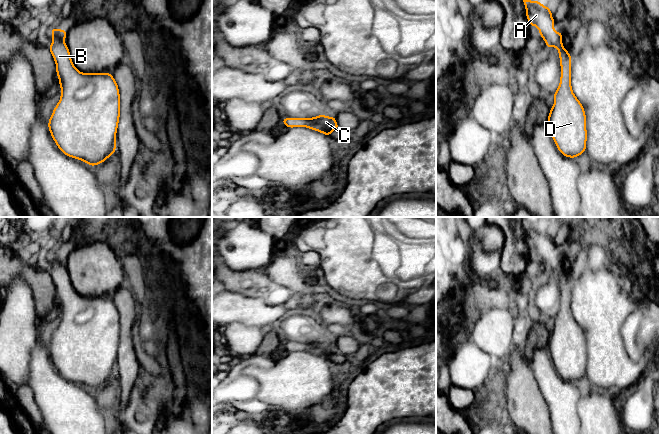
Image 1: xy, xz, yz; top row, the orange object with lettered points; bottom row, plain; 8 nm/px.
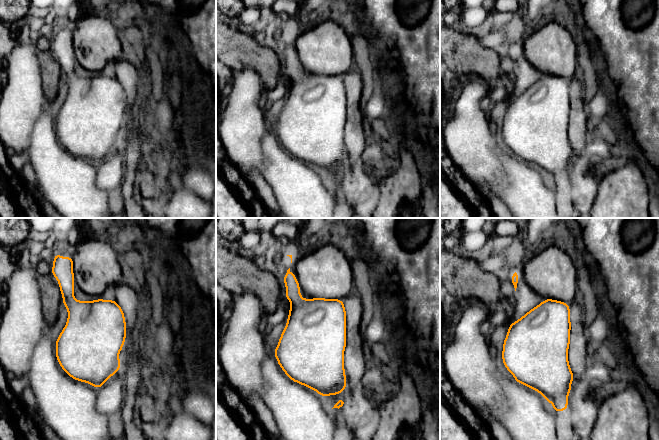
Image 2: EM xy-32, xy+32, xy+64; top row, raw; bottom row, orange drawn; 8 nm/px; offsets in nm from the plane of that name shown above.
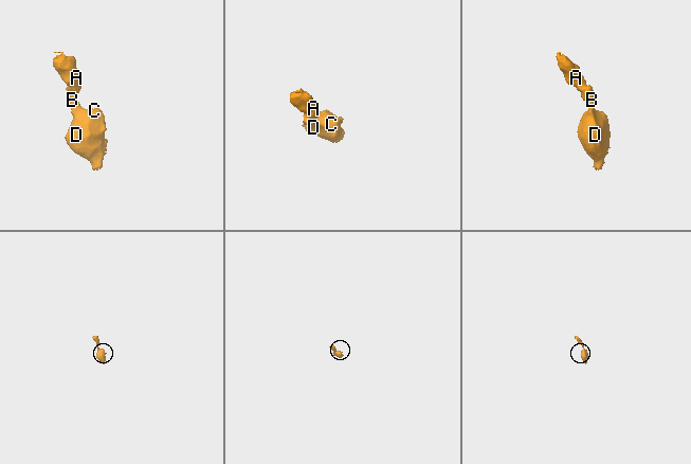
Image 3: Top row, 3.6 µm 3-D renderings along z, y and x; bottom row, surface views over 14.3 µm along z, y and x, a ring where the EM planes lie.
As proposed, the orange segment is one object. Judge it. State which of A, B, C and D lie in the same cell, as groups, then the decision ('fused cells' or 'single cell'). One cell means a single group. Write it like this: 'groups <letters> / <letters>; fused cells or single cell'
groups A B C D; single cell

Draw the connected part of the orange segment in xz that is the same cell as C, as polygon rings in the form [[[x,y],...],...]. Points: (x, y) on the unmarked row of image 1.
[[[318,339],[313,342],[284,342],[282,347],[288,352],[306,351],[330,361],[332,355],[339,353],[335,340]]]

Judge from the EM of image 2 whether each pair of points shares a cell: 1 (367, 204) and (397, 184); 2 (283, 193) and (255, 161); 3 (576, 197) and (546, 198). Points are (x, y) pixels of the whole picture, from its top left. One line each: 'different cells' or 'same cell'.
1: different cells
2: different cells
3: different cells

